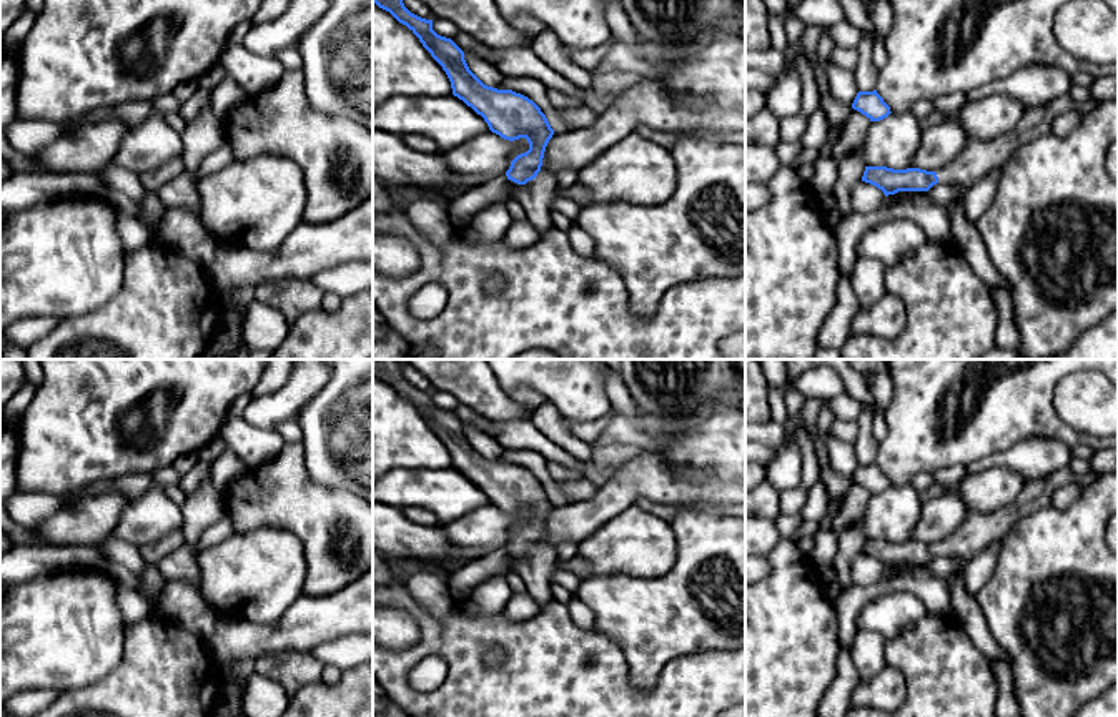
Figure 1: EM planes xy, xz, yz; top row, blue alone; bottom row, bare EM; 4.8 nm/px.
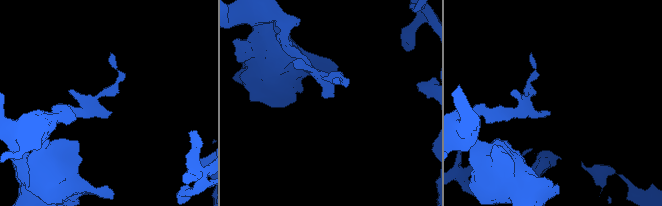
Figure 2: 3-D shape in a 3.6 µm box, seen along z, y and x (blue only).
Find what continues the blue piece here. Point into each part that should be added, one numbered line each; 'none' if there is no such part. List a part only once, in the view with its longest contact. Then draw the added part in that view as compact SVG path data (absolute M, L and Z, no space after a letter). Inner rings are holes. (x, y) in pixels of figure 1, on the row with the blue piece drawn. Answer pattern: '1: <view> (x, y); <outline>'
1: xz (536, 197); M537 175L526 185L519 185L516 201L524 208L526 220L537 230L539 238L552 226L552 195L556 181L549 175Z

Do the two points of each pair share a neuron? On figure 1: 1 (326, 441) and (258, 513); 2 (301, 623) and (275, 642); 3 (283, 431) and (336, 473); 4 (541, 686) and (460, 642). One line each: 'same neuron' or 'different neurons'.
1: different neurons
2: same neuron
3: different neurons
4: same neuron

